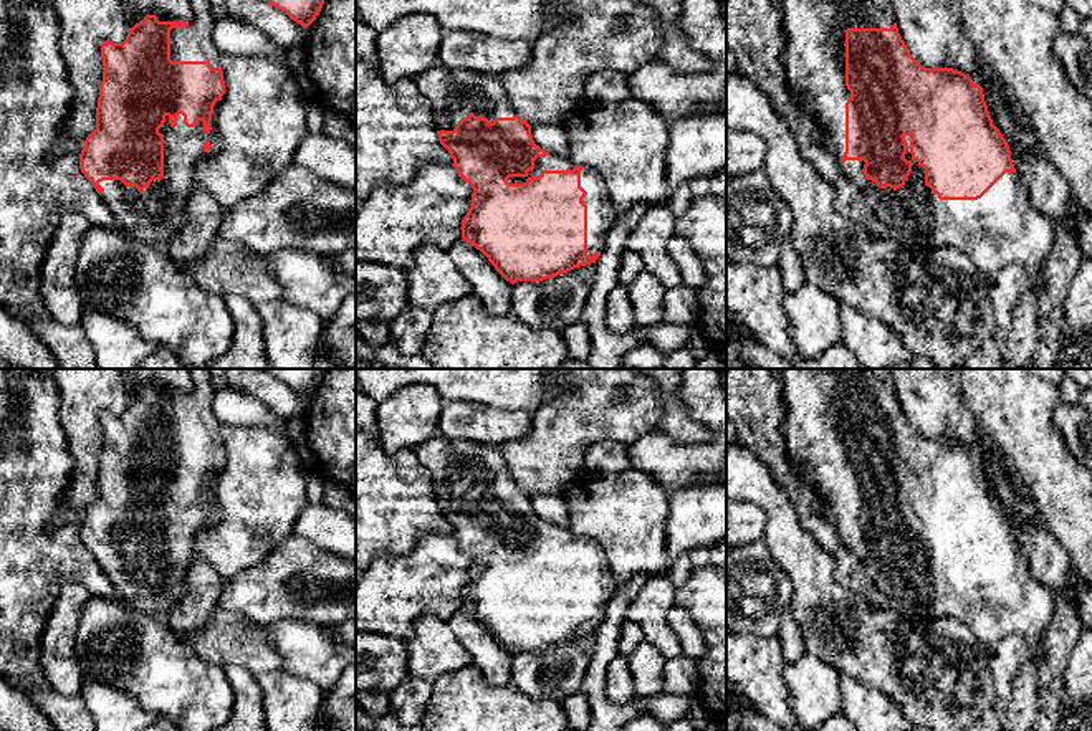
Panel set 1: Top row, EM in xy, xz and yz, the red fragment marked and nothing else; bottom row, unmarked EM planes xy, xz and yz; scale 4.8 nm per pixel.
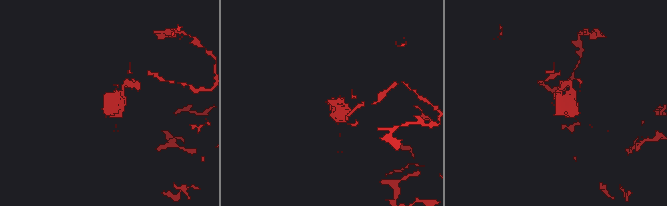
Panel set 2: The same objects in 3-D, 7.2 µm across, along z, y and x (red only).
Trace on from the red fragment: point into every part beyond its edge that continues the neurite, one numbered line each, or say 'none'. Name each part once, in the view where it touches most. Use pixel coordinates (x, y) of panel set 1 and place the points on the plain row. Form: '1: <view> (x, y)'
1: yz (1001, 599)

